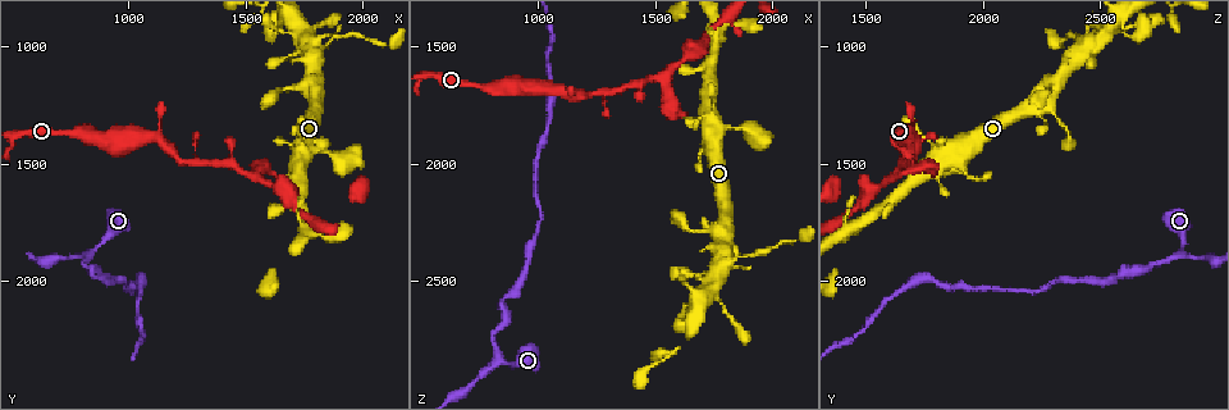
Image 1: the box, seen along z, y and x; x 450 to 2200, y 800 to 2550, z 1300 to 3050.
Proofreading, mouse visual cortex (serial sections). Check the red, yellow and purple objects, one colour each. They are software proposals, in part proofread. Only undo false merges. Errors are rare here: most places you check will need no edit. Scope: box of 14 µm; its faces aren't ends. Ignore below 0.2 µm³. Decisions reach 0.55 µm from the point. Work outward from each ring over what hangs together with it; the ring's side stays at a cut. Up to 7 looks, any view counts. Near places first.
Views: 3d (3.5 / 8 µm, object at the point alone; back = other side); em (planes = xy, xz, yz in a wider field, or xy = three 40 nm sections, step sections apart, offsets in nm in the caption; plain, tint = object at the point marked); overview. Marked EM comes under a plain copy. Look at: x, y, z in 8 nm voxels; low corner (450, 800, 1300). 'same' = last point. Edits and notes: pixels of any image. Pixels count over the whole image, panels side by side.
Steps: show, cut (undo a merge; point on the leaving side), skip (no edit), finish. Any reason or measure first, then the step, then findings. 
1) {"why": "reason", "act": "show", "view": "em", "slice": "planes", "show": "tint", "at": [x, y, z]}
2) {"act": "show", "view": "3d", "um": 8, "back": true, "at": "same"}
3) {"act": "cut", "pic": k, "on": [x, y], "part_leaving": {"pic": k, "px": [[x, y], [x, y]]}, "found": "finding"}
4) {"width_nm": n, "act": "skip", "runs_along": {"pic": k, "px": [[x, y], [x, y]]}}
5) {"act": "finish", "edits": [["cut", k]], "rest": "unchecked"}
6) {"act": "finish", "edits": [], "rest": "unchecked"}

{"why": "three-way junction", "act": "show", "view": "3d", "um": 3.5, "at": [850, 1860, 2840]}

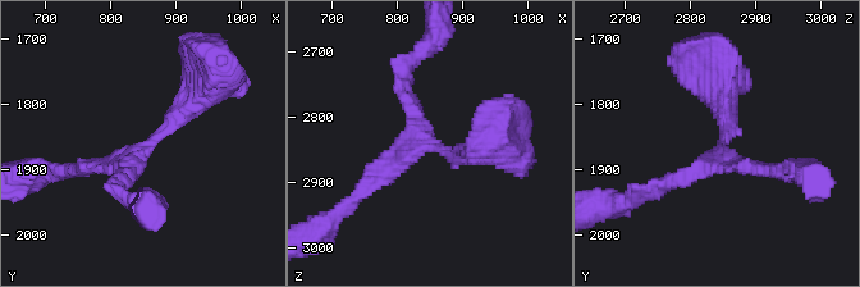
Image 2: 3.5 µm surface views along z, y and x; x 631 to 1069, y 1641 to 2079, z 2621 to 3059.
{"arms": 3, "arm_widths_nm": [200, 200, 300], "why": "shape alone is not enough", "act": "show", "view": "em", "slice": "xy", "step": 1, "show": "tint", "at": [845, 1870, 2840]}

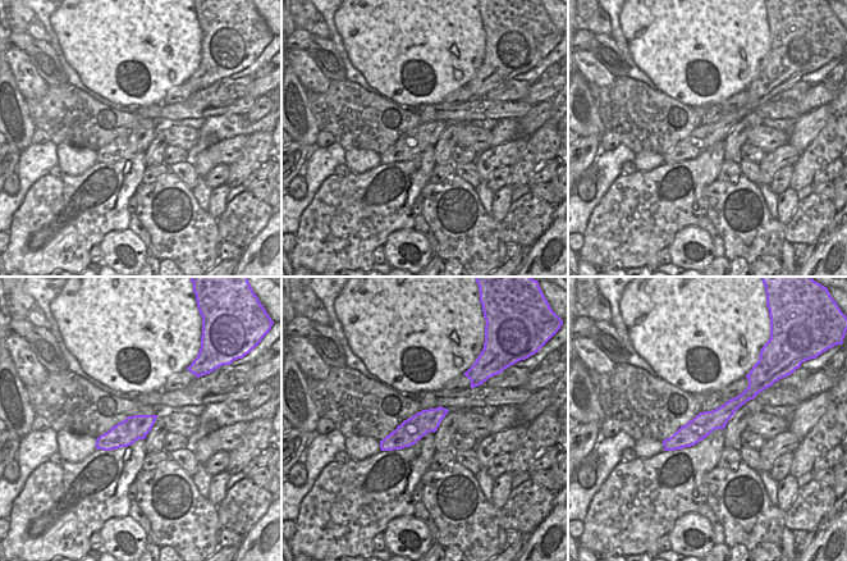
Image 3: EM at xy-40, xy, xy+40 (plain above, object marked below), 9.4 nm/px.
{"act": "skip", "runs_along": {"pic": 3, "px": [[755, 387], [717, 419], [667, 447]]}, "found": "all the same cell"}

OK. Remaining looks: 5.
{"why": "sharp bend", "act": "show", "view": "3d", "um": 8, "at": [1520, 1540, 1620]}

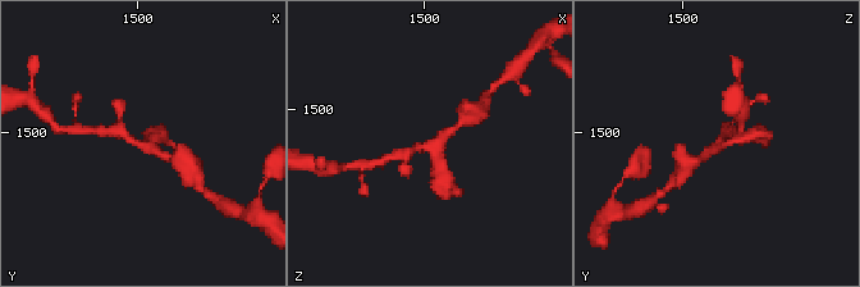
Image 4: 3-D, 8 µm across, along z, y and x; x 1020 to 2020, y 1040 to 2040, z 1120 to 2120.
{"why": "zoom in", "act": "show", "view": "3d", "um": 3.5, "at": [1510, 1550, 1620]}

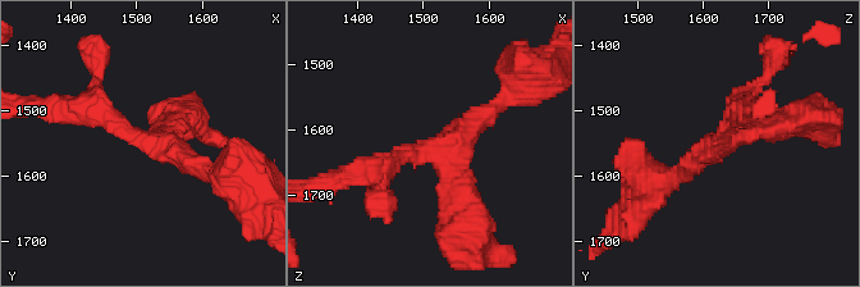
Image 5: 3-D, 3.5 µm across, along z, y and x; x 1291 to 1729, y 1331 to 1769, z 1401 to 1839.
{"why": "now the EM", "act": "show", "view": "em", "slice": "xy", "step": 1, "show": "tint", "at": [1520, 1550, 1625]}

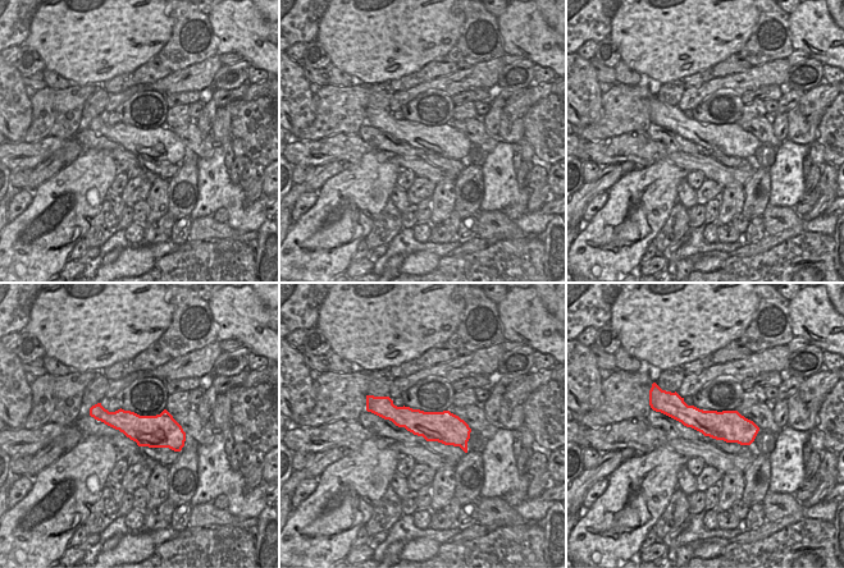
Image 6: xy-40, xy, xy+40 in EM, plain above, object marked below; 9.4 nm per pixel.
{"width_nm": 300, "act": "skip", "runs_along": {"pic": 6, "px": [[372, 406], [443, 426], [464, 445]]}, "found": "one cell here"}

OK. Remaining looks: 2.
{"why": "sharp bend", "act": "show", "view": "3d", "um": 3.5, "at": [1750, 1780, 1410]}

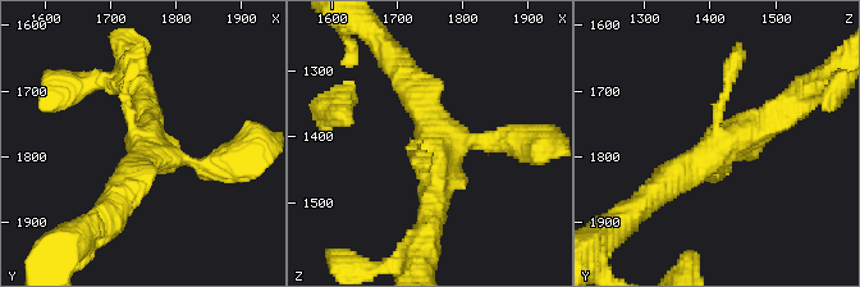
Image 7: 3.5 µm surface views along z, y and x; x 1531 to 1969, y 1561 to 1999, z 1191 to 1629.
{"act": "skip", "runs_along": {"pic": 7, "px": [[429, 223], [437, 147], [516, 141]]}, "found": "all the same cell"}

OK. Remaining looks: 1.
{"act": "finish", "edits": [], "rest": "unchecked"}

